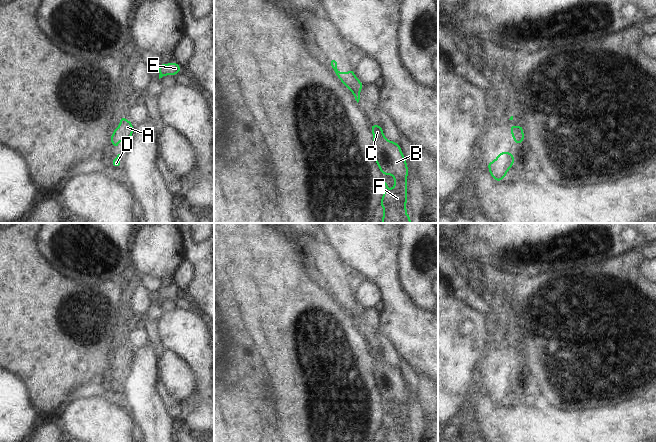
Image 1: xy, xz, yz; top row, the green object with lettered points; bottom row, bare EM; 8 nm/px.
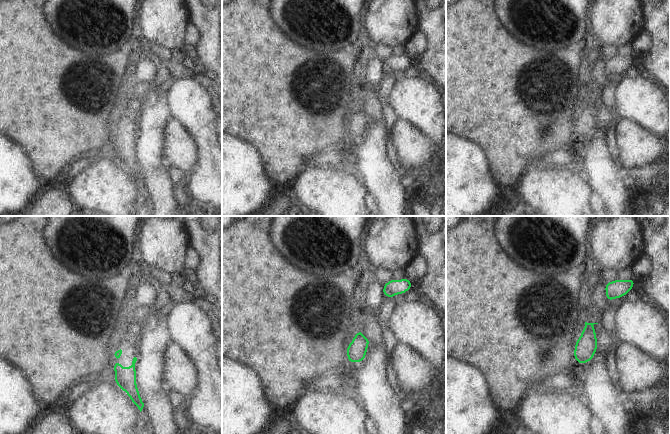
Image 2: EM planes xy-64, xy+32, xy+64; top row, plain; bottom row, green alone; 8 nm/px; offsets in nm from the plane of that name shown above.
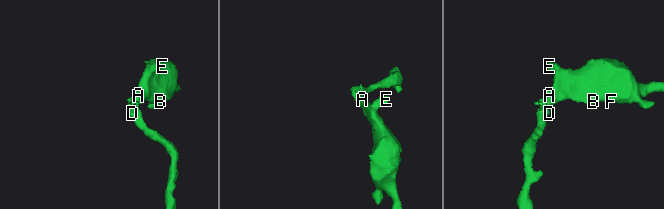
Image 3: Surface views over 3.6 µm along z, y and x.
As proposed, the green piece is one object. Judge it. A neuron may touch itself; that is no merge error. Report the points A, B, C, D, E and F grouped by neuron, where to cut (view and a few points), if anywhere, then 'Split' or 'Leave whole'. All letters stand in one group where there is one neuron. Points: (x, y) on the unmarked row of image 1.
Groups: A B C D E F. No split. Leave whole

